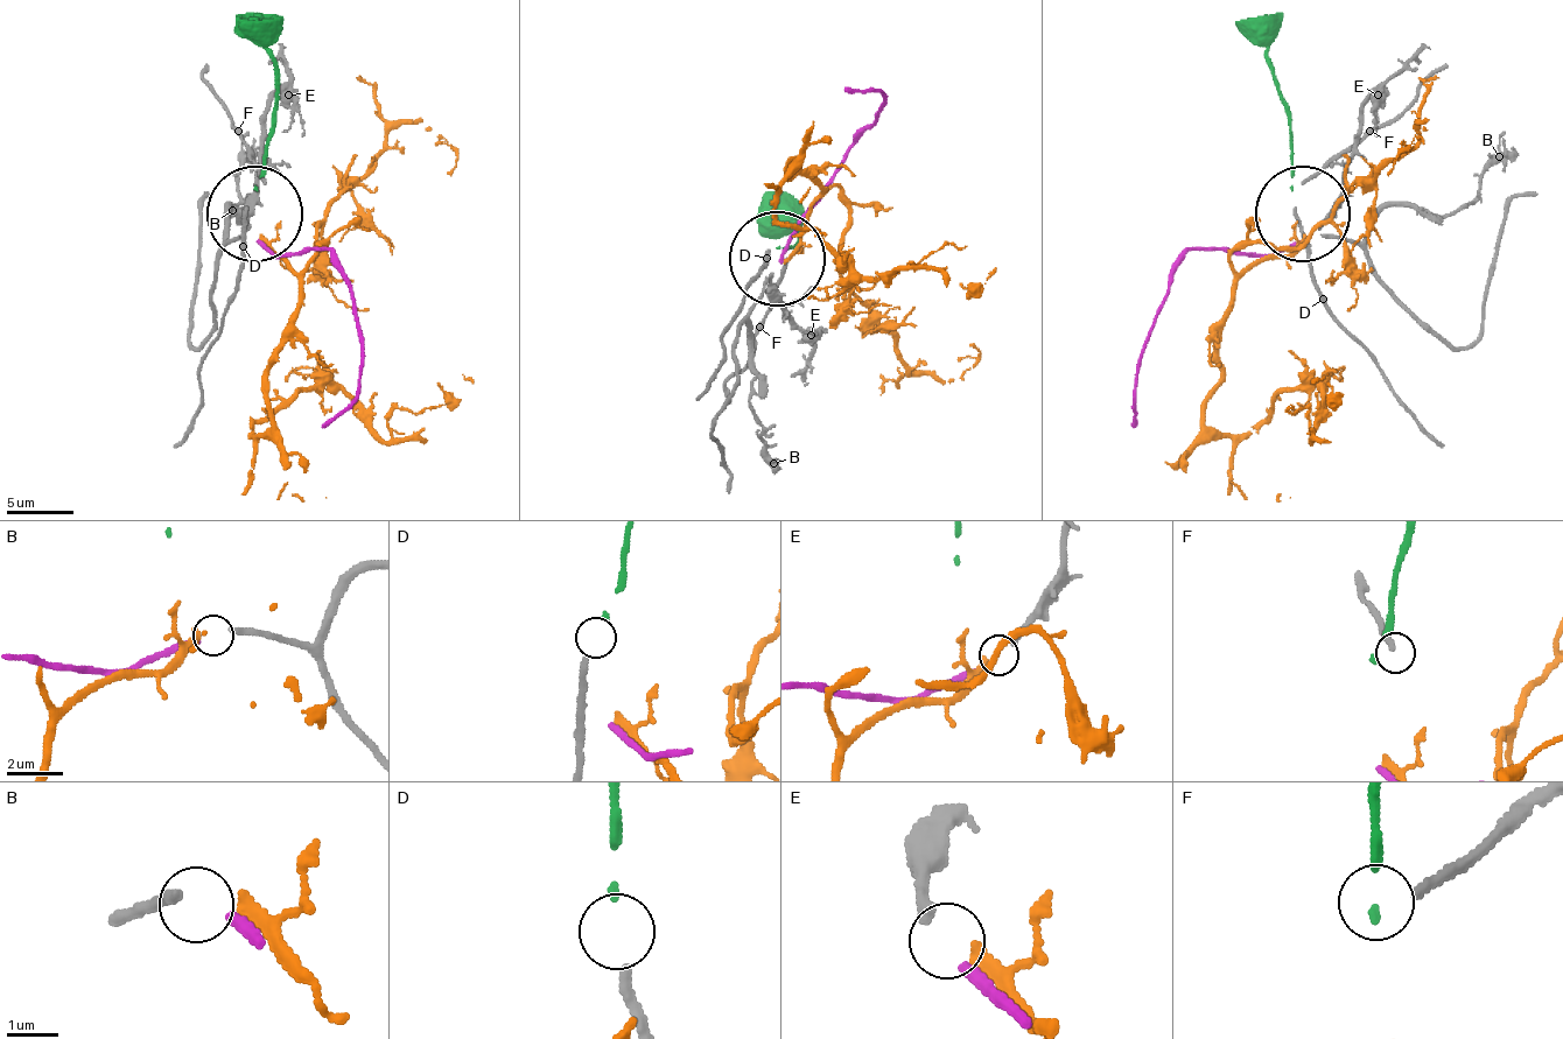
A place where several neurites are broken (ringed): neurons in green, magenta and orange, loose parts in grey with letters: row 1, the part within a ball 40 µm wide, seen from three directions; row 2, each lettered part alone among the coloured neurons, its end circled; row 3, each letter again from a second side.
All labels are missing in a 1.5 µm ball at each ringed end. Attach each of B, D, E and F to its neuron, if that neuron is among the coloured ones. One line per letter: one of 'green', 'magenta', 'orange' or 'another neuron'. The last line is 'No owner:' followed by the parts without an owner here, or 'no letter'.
B: magenta
D: green
E: orange
F: another neuron
No owner: F

